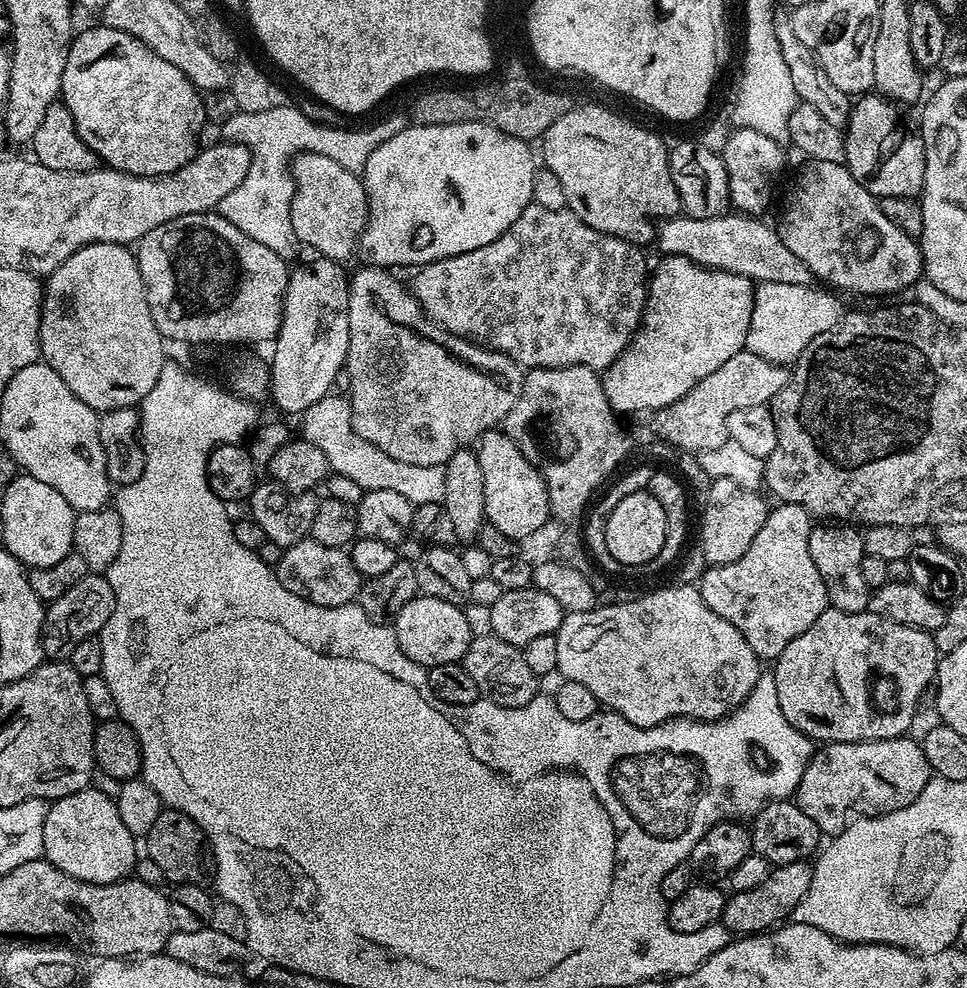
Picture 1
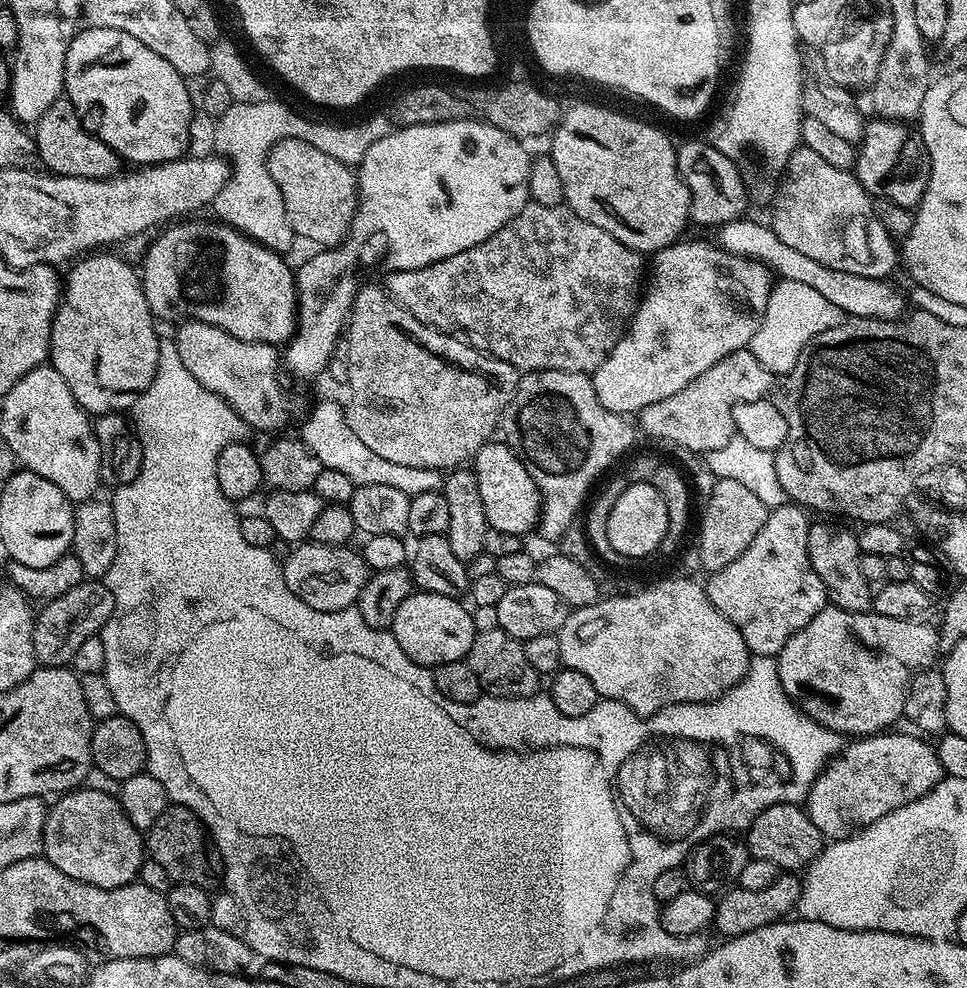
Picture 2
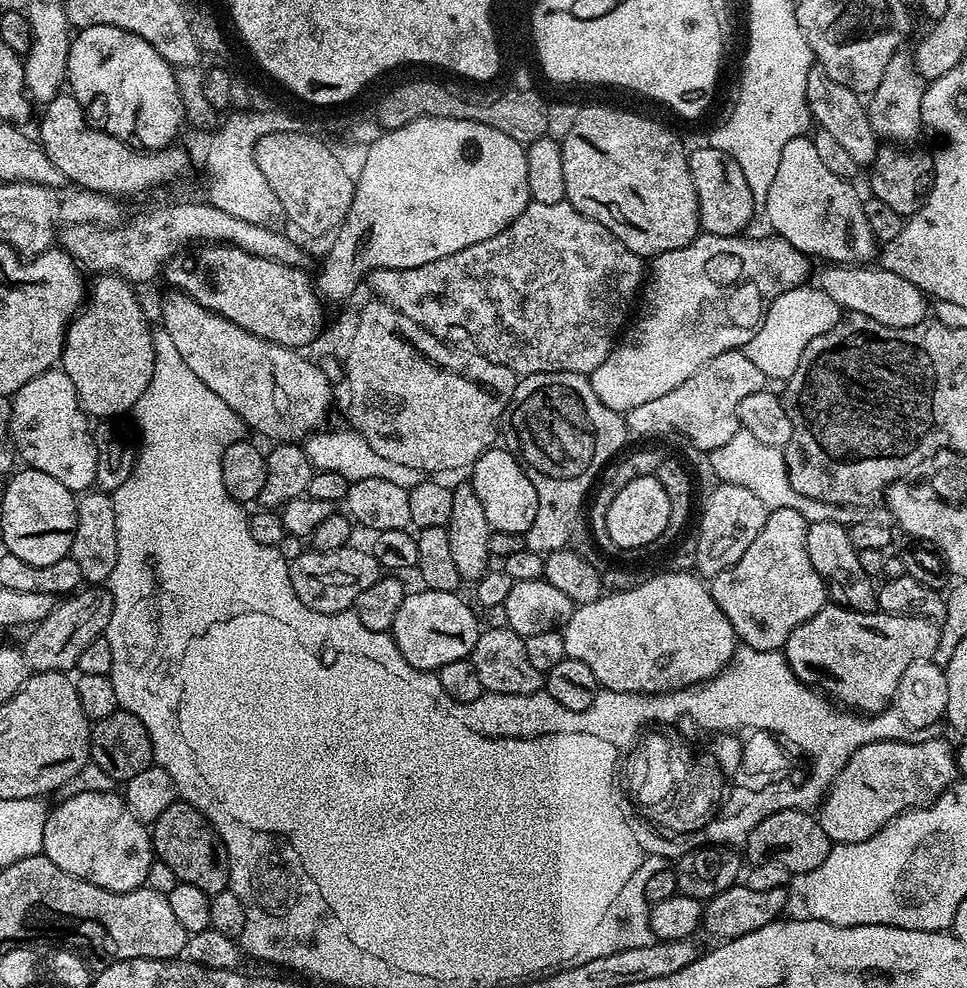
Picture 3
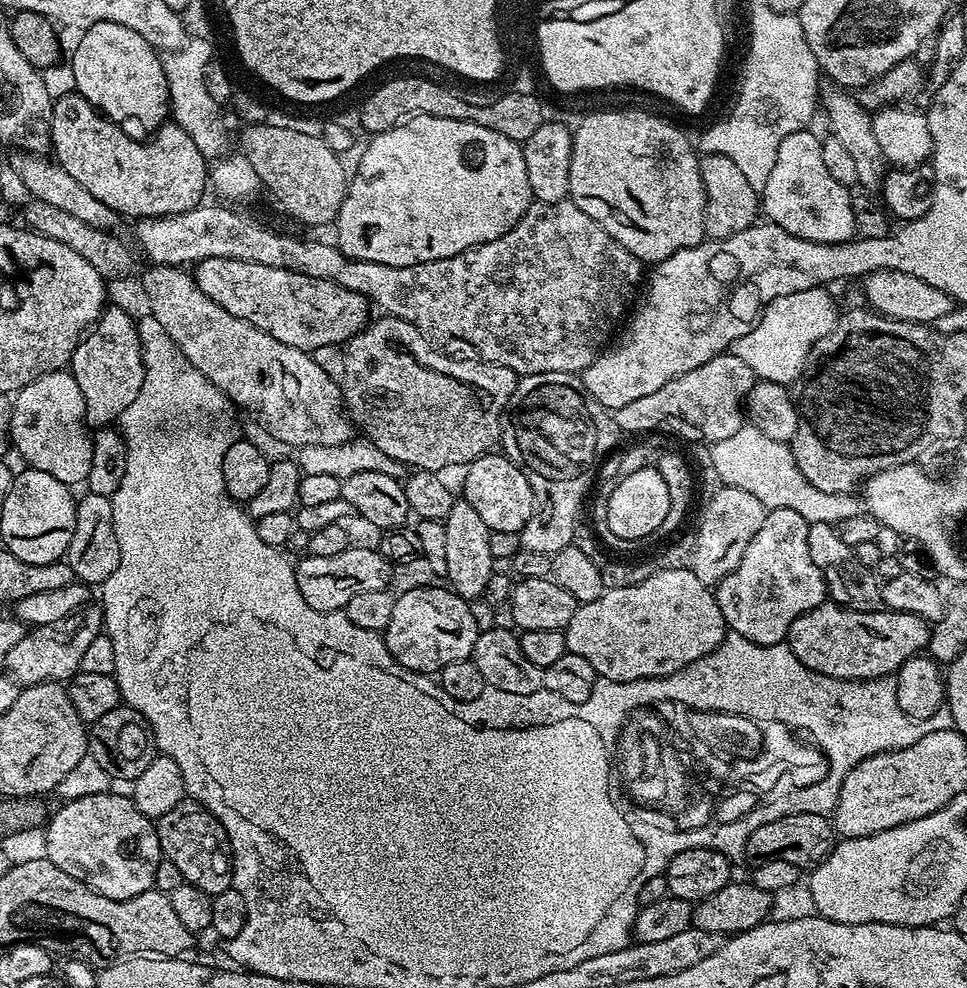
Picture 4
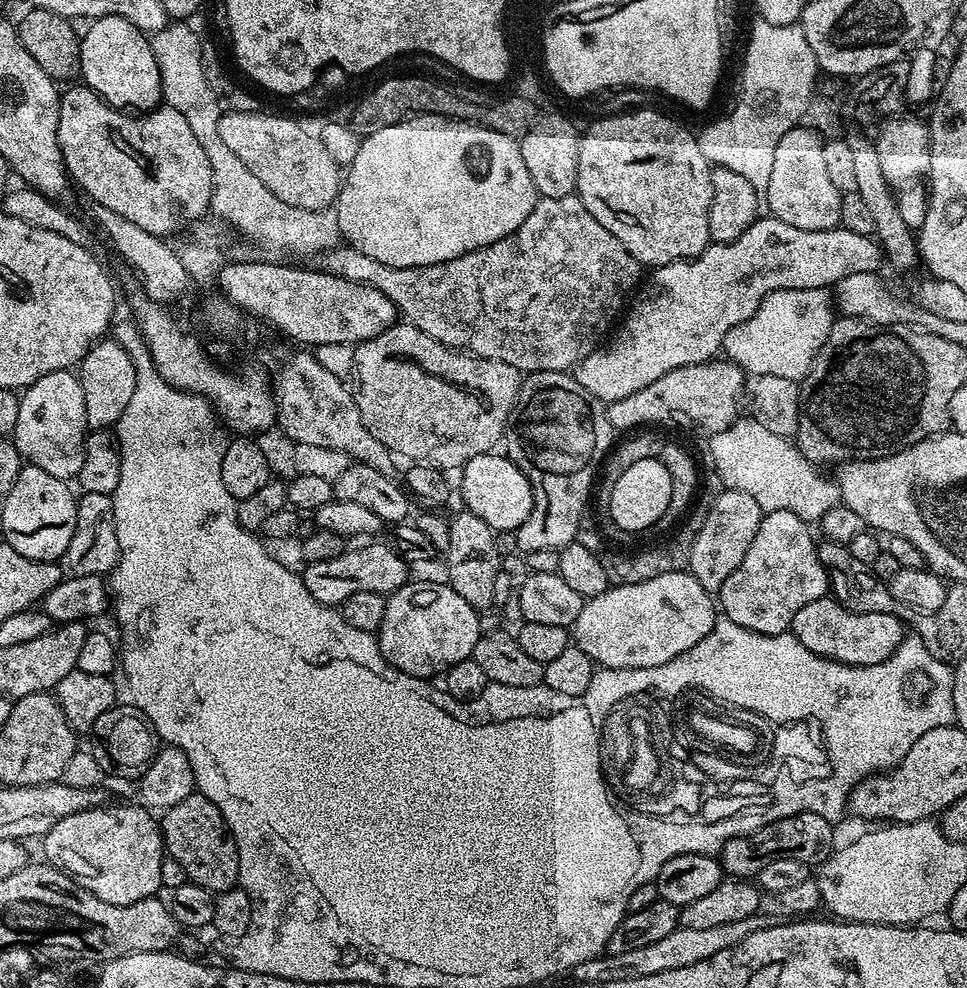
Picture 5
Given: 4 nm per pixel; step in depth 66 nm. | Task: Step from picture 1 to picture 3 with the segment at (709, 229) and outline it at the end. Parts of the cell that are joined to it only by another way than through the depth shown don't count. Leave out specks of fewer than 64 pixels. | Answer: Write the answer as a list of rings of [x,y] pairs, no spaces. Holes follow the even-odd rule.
[[[824,266],[816,280],[814,276],[814,284],[830,294],[845,313],[874,318],[882,326],[918,326],[930,316],[929,297],[914,282],[906,282],[906,278],[898,278],[898,274],[879,266]]]

